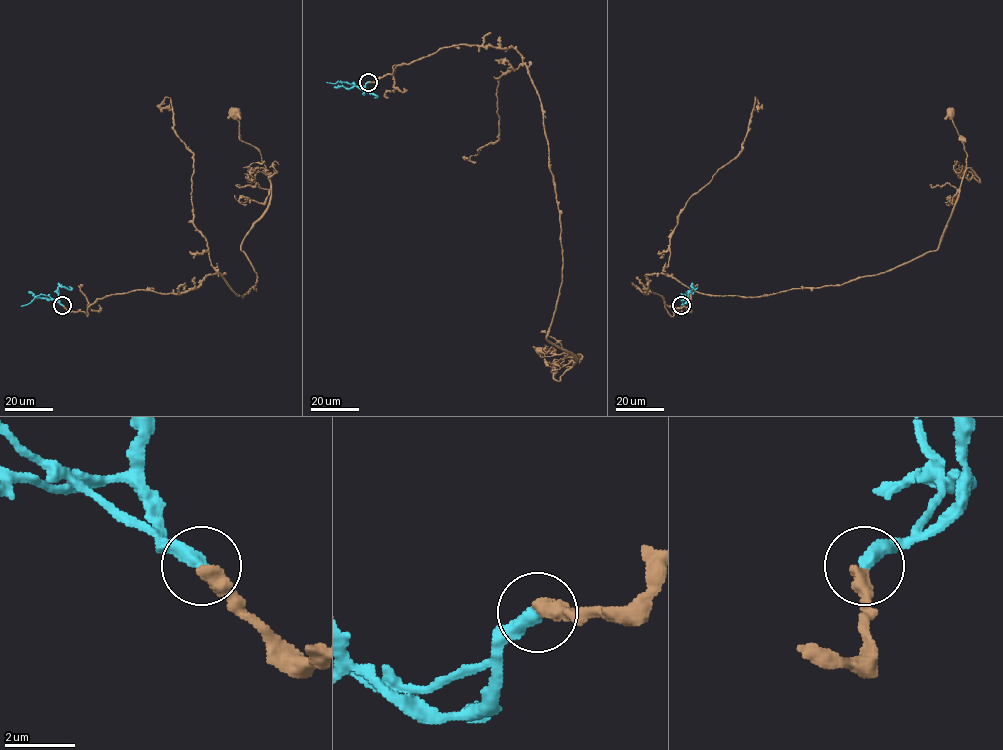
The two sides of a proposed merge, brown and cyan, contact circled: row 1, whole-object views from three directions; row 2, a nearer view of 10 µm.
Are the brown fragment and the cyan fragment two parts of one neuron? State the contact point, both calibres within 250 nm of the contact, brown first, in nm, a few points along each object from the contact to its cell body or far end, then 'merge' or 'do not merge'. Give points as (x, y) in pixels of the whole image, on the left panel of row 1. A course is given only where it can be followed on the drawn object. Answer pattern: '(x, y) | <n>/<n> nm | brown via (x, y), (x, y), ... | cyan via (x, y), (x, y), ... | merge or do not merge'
(62, 305) | 480/400 nm | brown via (63, 306), (215, 273), (255, 286), (241, 243), (270, 180), (235, 112) | cyan via (63, 305), (41, 294), (21, 306) | merge

